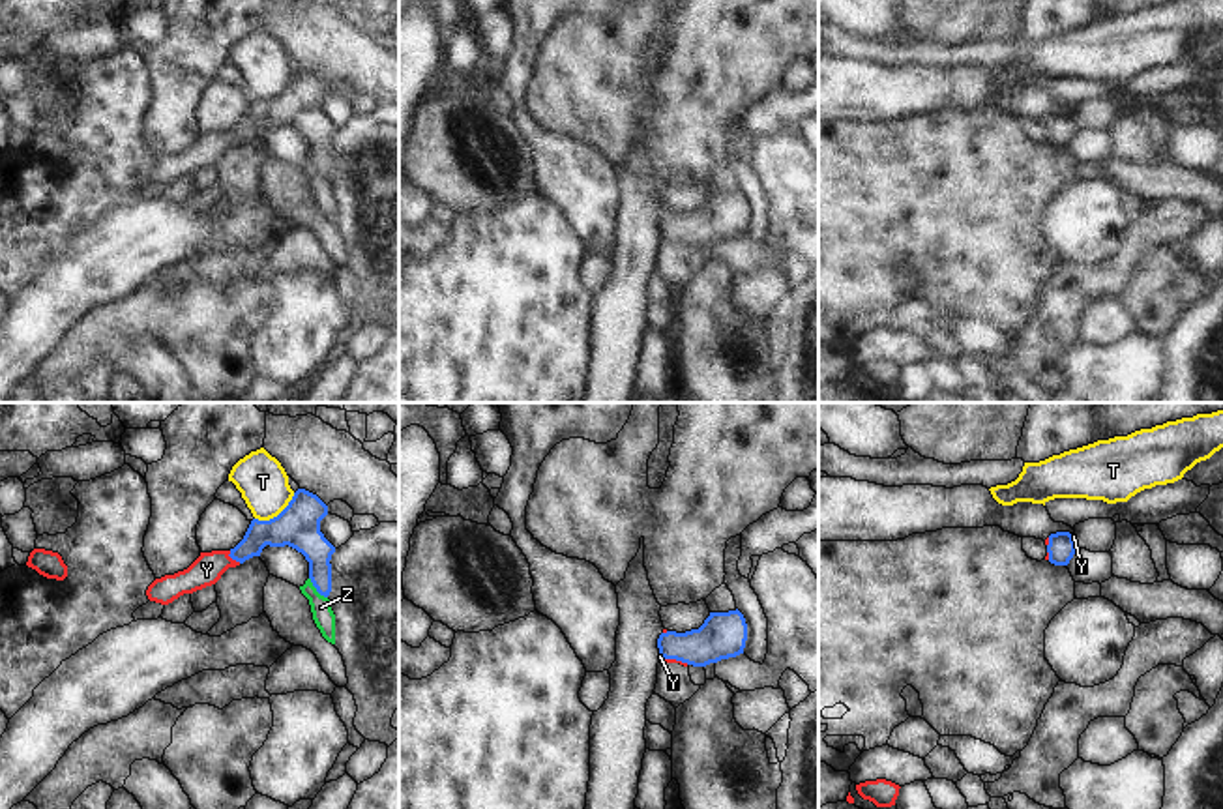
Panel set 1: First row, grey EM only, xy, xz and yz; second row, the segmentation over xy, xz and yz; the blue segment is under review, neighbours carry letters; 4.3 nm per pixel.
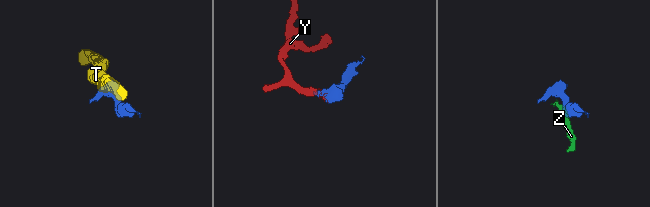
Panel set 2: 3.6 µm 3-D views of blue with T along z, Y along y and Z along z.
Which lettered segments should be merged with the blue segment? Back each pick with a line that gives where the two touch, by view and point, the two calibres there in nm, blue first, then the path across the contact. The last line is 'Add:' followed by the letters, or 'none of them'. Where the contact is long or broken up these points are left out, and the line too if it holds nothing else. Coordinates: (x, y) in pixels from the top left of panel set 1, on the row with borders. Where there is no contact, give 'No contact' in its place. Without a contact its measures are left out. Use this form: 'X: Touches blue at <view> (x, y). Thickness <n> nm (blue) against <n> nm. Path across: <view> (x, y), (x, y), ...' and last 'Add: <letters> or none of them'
Y: Touches blue at xy (233, 558). Thickness 130 nm (blue) against 140 nm. Path across: xy (281, 530), (263, 532), (233, 558), (223, 558), (206, 570)
Add: Y

